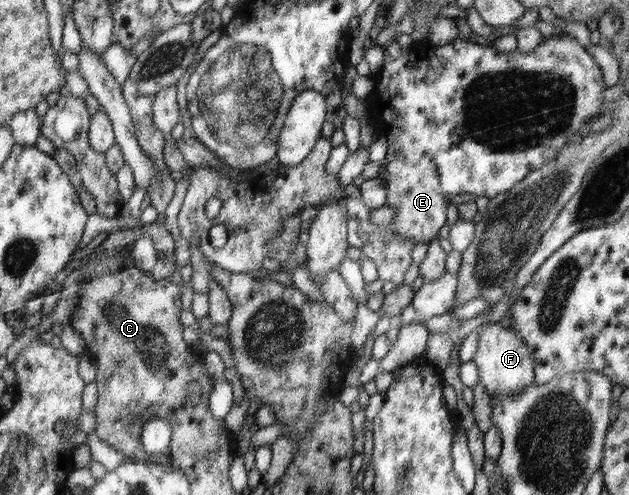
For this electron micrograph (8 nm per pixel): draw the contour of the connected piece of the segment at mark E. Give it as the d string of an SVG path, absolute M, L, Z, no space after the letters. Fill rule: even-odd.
M556 31L552 36L544 38L540 45L531 53L500 53L493 43L488 47L482 47L470 40L454 38L444 46L426 47L426 51L420 51L413 44L406 53L401 53L398 41L390 41L384 47L384 64L378 73L378 77L372 79L373 90L369 94L369 102L364 103L363 108L370 123L381 123L377 131L383 131L387 138L387 158L381 163L380 176L386 183L387 201L385 206L394 207L396 214L390 223L383 225L385 229L390 229L394 235L400 235L402 239L414 239L418 243L430 243L432 238L438 237L438 233L444 223L446 223L446 210L451 203L446 196L472 194L474 197L486 197L492 200L499 194L510 192L512 187L522 182L528 174L534 170L543 169L544 165L558 157L562 145L566 145L568 135L577 135L586 131L590 126L582 119L592 117L600 105L602 105L602 91L606 89L602 81L600 67L596 64L594 57L588 53L585 47L564 32Z

